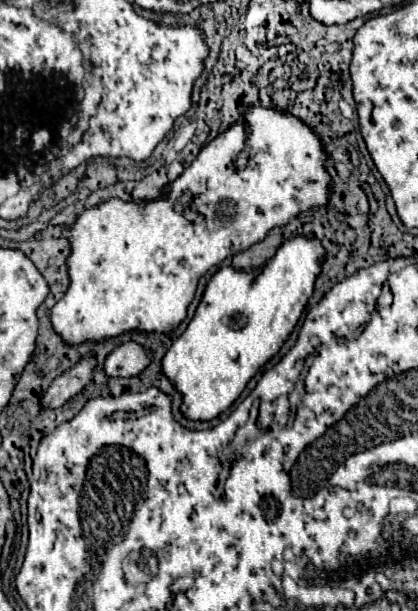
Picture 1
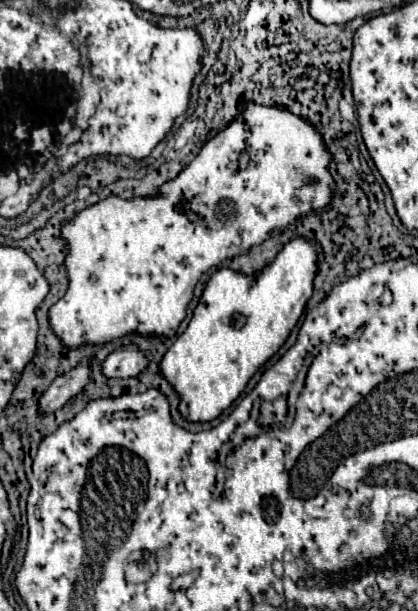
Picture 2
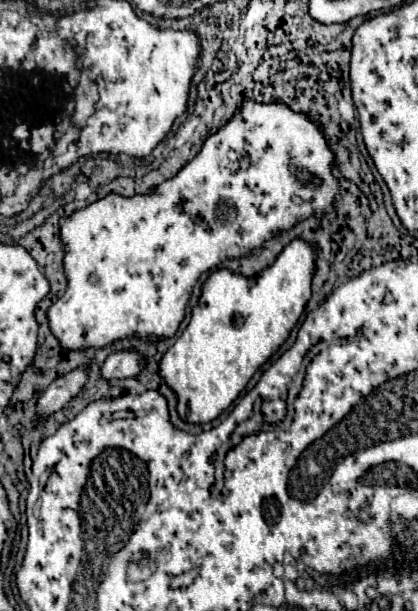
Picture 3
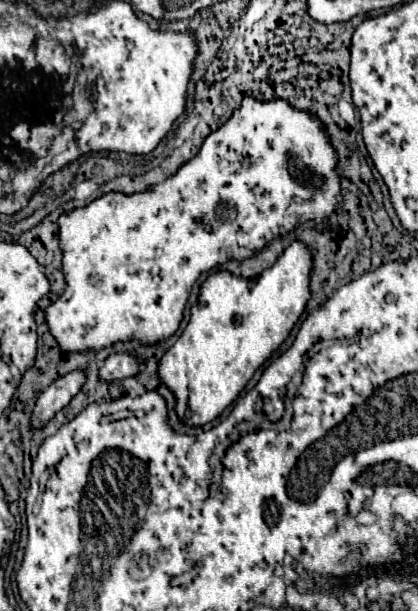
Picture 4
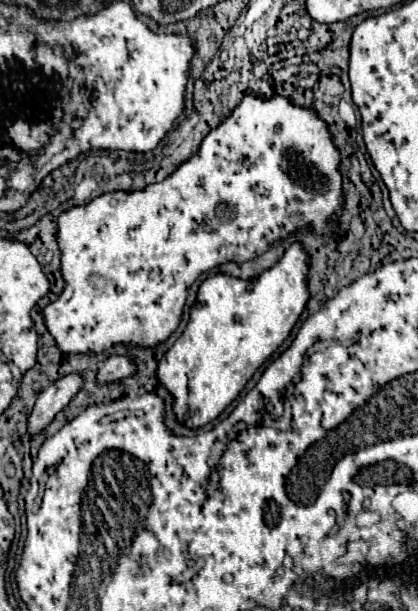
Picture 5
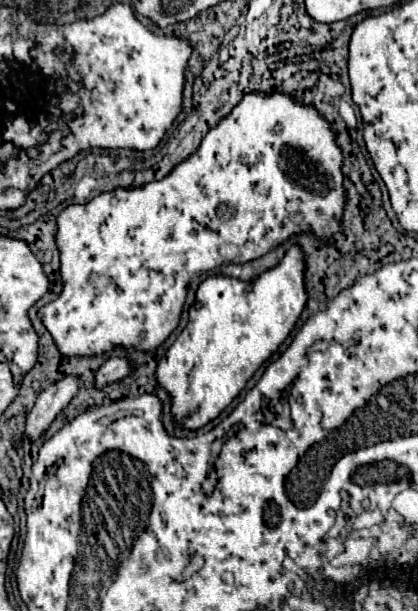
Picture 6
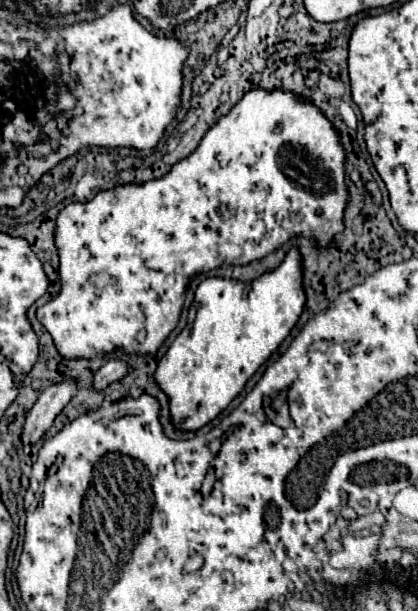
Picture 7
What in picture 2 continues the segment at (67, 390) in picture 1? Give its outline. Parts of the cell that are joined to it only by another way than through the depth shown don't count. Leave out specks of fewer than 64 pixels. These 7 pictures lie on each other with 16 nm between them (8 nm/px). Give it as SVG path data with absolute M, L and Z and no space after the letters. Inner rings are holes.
M80 364L74 370L66 372L64 376L56 378L48 390L40 396L38 400L38 412L40 414L50 414L60 410L62 406L68 404L70 398L74 398L88 382L90 378L90 364Z

